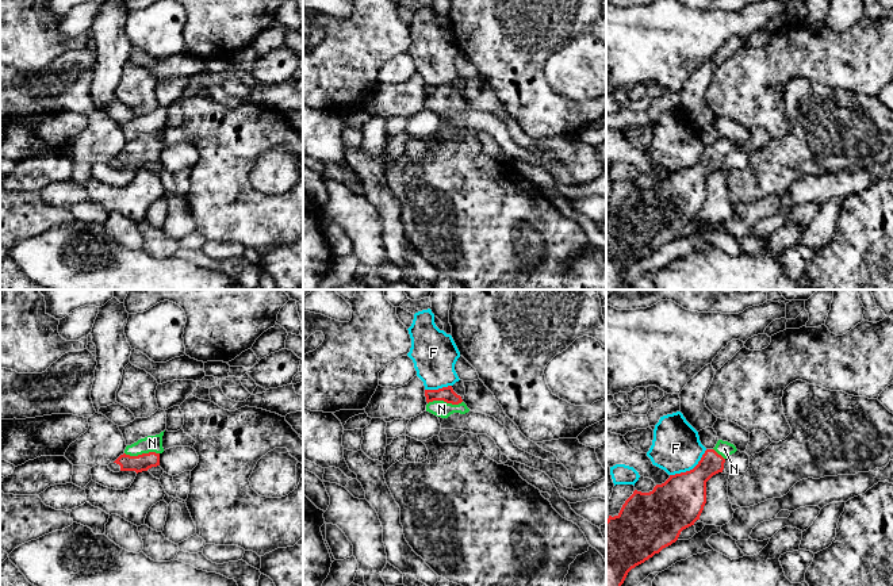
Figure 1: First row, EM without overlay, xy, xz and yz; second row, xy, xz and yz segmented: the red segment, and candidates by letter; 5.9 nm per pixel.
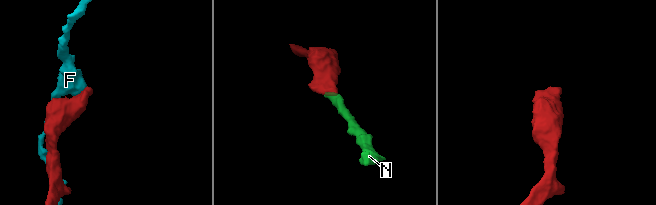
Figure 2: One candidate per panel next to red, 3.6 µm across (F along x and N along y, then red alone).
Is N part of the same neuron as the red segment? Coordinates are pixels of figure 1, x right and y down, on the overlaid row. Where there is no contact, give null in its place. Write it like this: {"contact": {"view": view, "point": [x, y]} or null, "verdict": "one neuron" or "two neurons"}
{"contact": {"view": "xy", "point": [142, 454]}, "verdict": "one neuron"}

